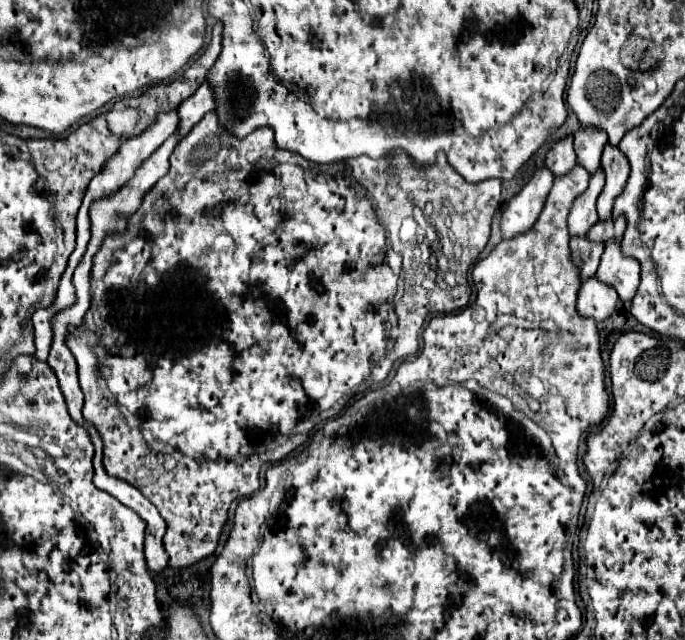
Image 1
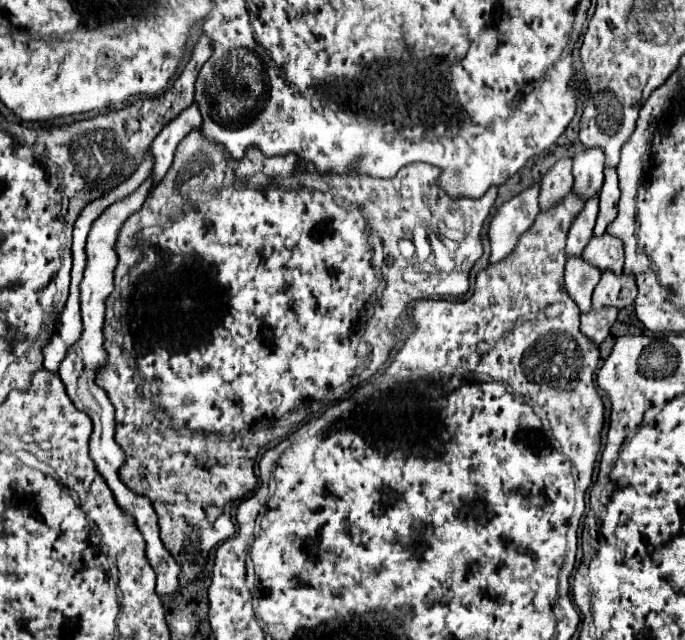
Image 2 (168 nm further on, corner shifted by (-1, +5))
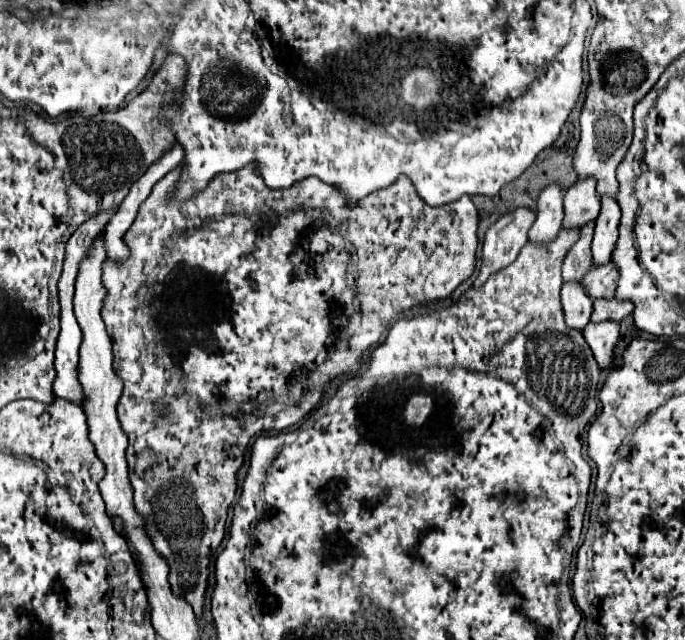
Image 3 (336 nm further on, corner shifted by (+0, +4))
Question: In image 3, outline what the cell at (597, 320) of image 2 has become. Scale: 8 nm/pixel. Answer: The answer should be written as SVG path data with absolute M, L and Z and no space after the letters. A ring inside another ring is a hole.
M589 321L587 327L583 329L583 337L585 337L587 345L591 347L599 367L601 369L613 367L613 363L615 363L613 349L619 339L619 323L617 321L601 321L601 323Z

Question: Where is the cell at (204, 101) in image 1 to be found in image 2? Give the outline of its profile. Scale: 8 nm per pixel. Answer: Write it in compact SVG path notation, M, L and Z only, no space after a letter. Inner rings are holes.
M192 104L178 118L174 118L168 126L164 126L164 130L154 138L152 142L152 160L154 160L152 186L156 186L164 178L168 168L172 166L174 152L180 140L188 136L192 130L200 128L200 124L202 124L202 116L198 112L198 106Z

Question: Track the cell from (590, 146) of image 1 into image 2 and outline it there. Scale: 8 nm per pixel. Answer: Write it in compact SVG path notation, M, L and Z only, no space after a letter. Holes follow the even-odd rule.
M592 148L576 154L572 166L572 176L574 176L572 192L582 200L592 198L602 188L602 180L604 180L602 170L604 170L604 152L600 148Z

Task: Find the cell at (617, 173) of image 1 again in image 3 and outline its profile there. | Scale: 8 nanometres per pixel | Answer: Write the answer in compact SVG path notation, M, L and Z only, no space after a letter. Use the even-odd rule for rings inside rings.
M603 195L601 213L595 219L595 237L593 237L593 263L603 265L611 261L611 253L617 241L617 225L619 225L621 209L615 197Z

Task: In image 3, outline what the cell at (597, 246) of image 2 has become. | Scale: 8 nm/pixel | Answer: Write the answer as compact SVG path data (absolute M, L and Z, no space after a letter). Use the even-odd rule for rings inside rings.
M613 261L605 265L591 265L589 273L583 277L583 285L587 287L587 293L597 297L613 297L619 281L619 269Z

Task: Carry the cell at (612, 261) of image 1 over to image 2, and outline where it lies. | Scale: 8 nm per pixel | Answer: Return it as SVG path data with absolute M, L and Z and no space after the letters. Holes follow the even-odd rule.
M602 272L602 278L592 296L592 306L594 306L594 310L602 310L608 306L622 310L622 308L634 304L636 294L638 294L638 288L636 288L636 282L632 276L628 276L628 274L614 276L612 272Z

